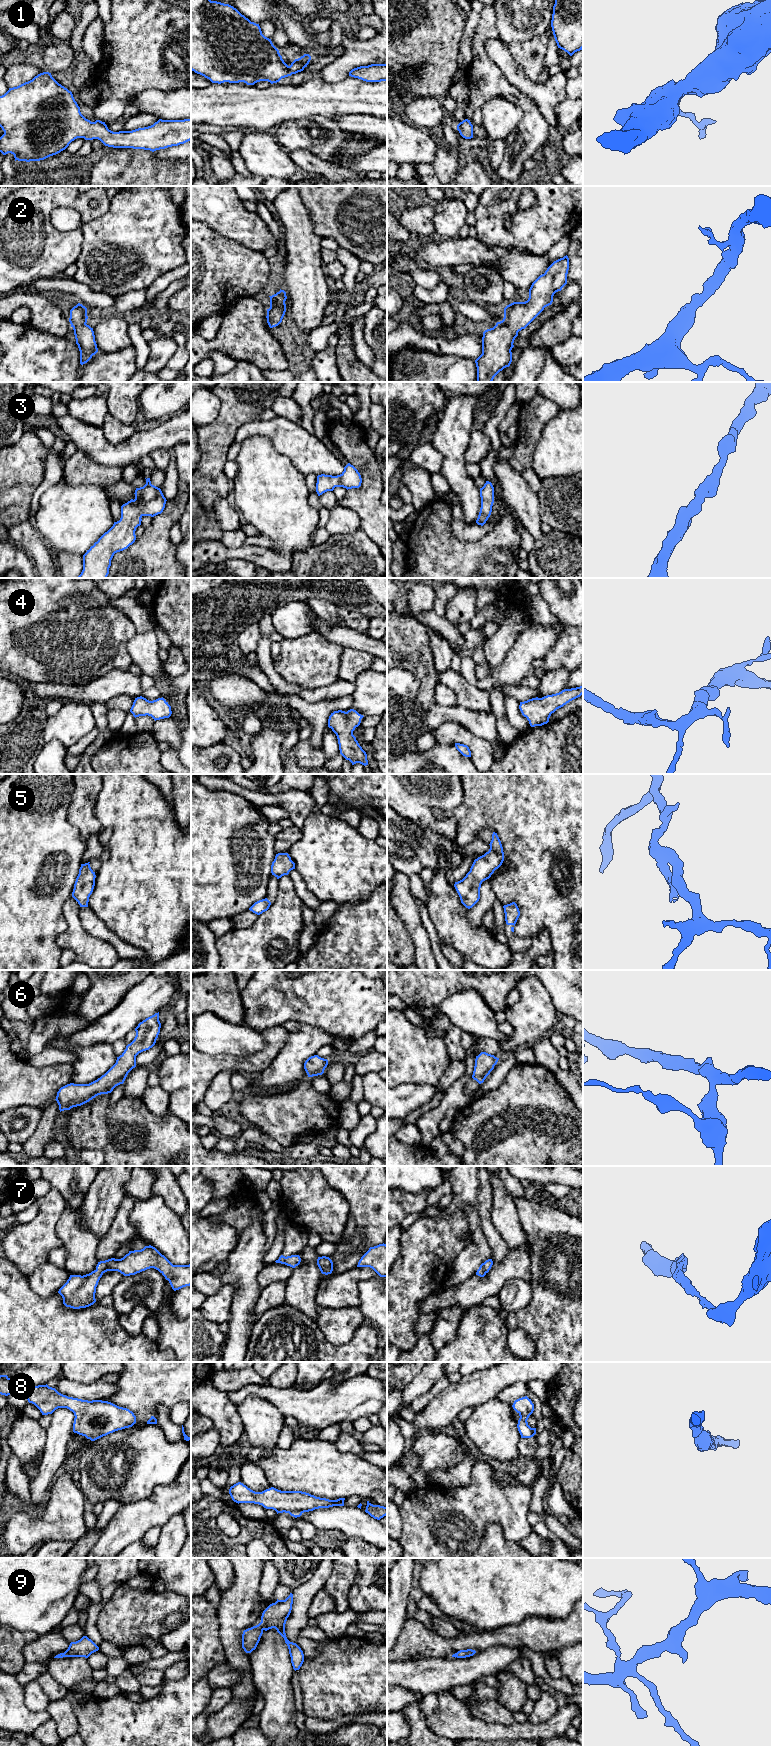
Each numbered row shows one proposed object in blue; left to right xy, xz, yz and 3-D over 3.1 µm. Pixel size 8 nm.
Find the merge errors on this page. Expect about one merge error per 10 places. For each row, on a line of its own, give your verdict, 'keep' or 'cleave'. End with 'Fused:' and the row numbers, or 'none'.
1: keep
2: keep
3: keep
4: keep
5: keep
6: keep
7: keep
8: keep
9: keep
Fused: none

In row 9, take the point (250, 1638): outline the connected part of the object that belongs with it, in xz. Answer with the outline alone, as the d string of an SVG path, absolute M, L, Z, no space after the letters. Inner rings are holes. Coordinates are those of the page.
M293 1594L285 1600L278 1600L270 1604L262 1613L261 1622L243 1631L242 1648L246 1653L251 1653L256 1649L263 1631L275 1628L277 1632L284 1638L288 1646L289 1654L293 1669L299 1670L304 1662L304 1654L301 1648L293 1642L290 1642L285 1633L285 1624L289 1617L293 1604Z

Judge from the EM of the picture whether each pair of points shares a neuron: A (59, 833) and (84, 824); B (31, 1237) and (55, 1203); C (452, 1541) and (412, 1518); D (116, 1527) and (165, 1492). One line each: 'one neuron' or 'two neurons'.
A: two neurons
B: one neuron
C: one neuron
D: one neuron

